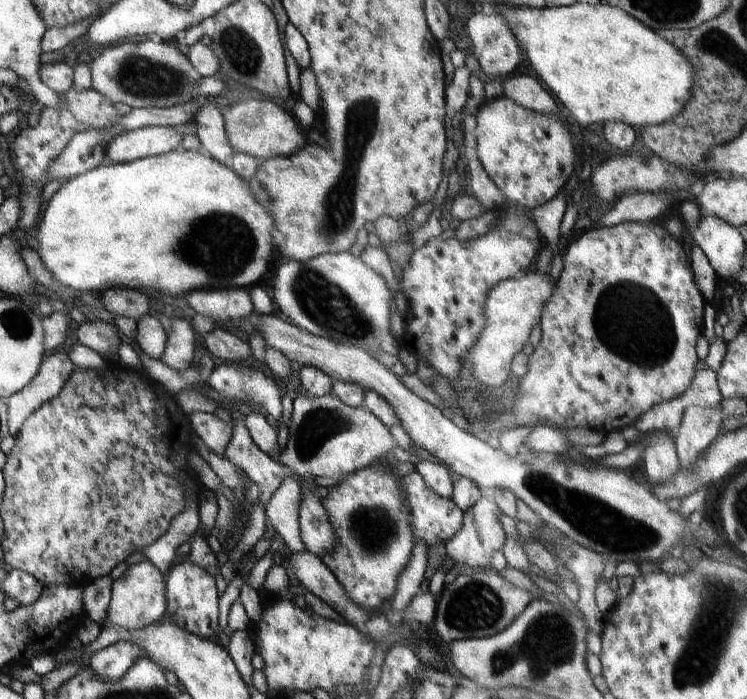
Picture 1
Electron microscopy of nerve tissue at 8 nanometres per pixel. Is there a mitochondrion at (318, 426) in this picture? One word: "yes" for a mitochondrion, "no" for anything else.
yes

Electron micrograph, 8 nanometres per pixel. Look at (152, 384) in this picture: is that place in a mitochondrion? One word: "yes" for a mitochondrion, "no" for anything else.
no

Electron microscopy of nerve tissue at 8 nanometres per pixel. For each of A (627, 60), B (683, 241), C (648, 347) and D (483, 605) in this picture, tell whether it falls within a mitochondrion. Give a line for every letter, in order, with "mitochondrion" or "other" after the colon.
A: other
B: other
C: mitochondrion
D: mitochondrion

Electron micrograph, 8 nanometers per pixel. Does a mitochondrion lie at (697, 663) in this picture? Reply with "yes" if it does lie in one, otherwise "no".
yes

